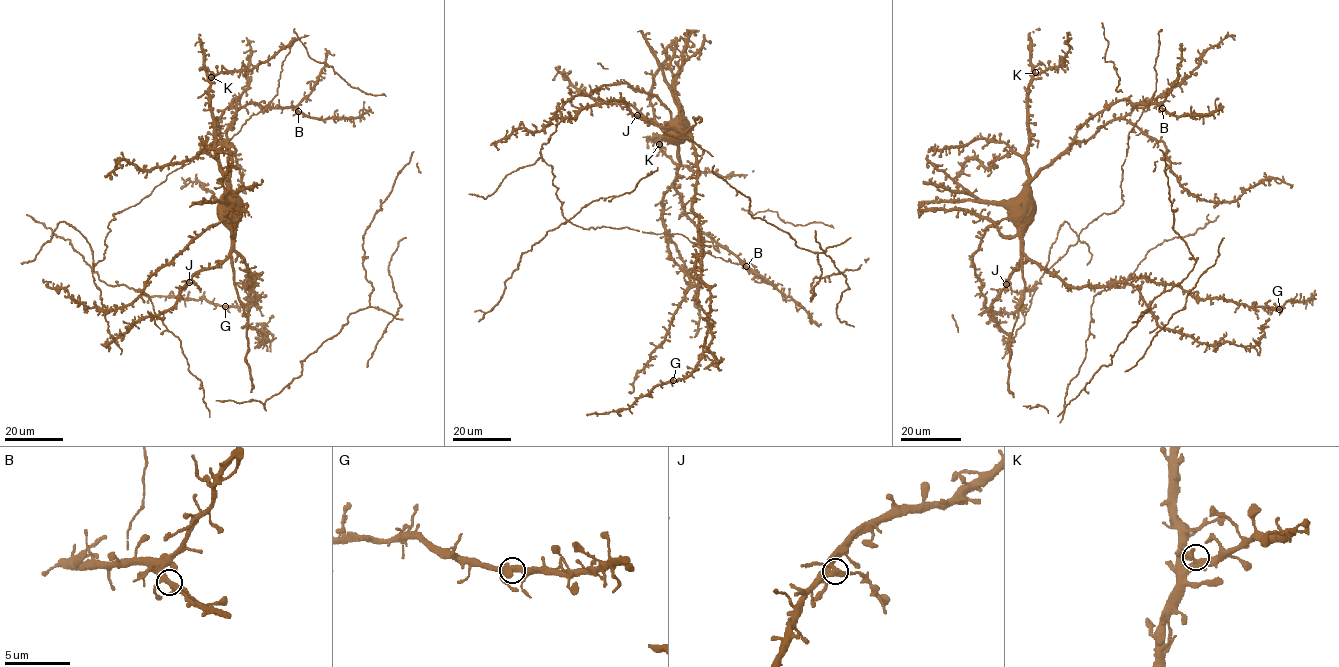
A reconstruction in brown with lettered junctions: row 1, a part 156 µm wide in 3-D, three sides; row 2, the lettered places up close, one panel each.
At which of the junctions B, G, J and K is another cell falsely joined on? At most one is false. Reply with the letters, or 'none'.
J

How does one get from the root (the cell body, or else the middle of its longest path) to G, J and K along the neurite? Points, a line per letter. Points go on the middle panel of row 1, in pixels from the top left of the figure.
G: (684, 122), (697, 168), (692, 211), (701, 238), (698, 300), (707, 333), (697, 366), (673, 380)
J: (684, 122), (679, 120), (679, 129), (665, 129), (637, 115)
K: (684, 122), (673, 136), (657, 136), (659, 144)

